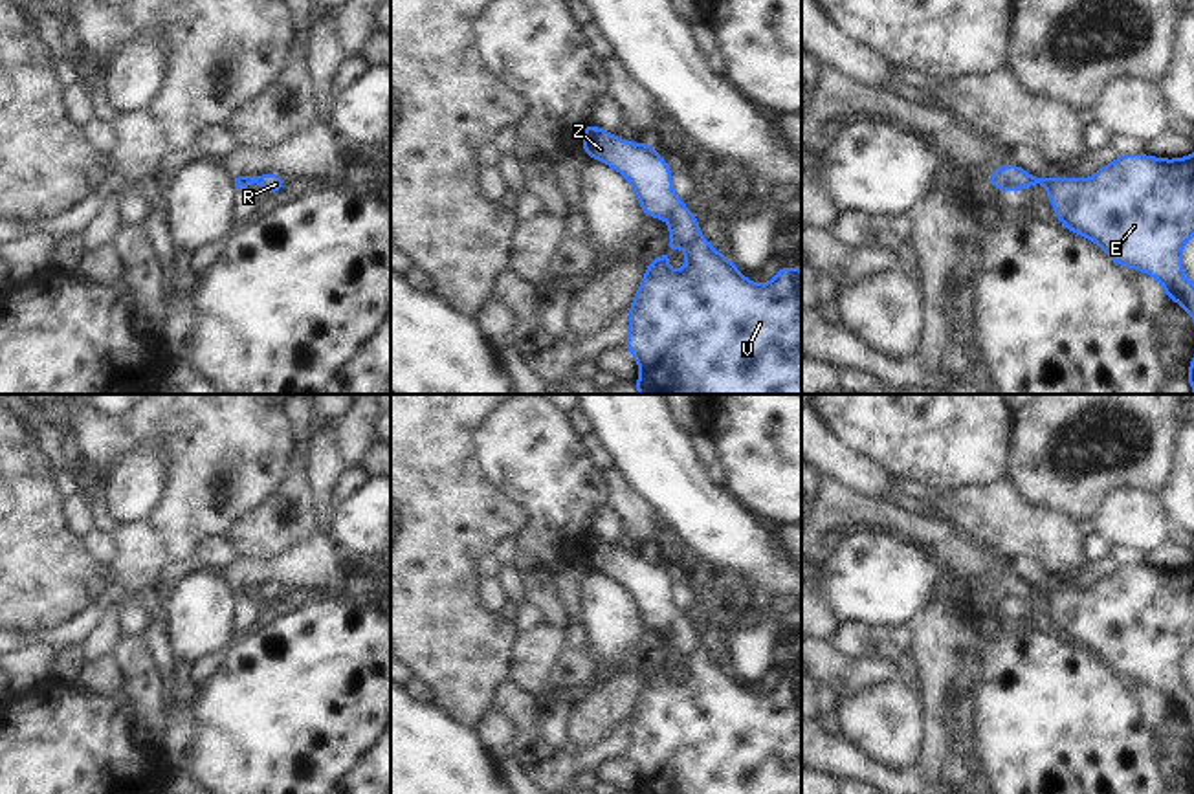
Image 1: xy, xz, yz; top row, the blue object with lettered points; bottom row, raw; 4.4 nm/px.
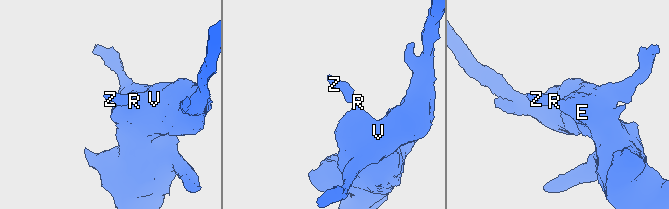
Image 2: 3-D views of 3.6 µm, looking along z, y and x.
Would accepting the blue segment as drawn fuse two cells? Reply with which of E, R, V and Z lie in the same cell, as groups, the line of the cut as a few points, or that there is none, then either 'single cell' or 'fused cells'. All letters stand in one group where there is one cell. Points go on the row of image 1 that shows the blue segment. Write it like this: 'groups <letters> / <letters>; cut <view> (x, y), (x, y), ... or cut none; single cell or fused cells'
groups E R V Z; cut none; single cell

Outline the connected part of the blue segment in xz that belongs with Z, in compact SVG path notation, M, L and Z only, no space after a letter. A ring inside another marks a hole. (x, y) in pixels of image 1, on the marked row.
M591 121L585 123L581 143L589 158L607 163L631 183L646 216L669 222L669 246L662 257L646 266L644 281L629 304L625 347L638 361L640 376L635 381L638 394L802 394L802 270L783 264L770 282L754 284L701 235L693 211L671 187L673 169L651 143L633 145ZM680 244L686 246L688 266L671 271L668 259Z

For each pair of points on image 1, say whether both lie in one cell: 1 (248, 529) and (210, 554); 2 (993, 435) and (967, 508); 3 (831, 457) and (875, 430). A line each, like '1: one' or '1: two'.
1: two
2: two
3: two

